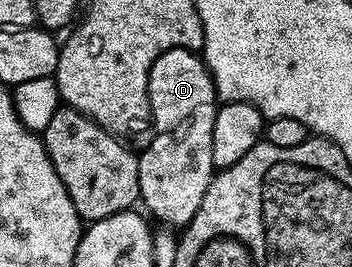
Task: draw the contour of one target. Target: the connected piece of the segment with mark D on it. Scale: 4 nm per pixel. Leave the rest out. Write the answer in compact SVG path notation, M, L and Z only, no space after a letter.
M172 48L161 52L151 66L149 75L149 115L151 124L158 133L169 132L169 140L177 136L189 136L193 119L198 118L201 108L217 112L219 101L213 75L204 59L192 48Z

